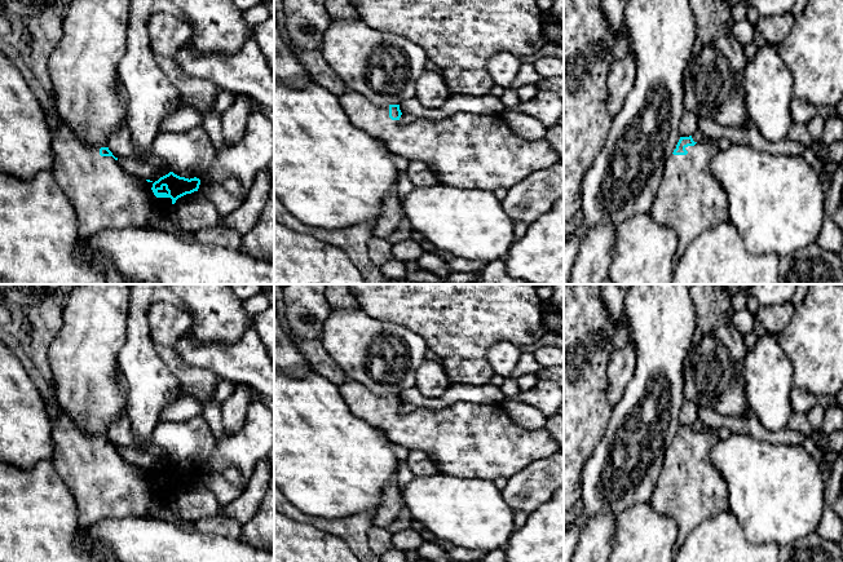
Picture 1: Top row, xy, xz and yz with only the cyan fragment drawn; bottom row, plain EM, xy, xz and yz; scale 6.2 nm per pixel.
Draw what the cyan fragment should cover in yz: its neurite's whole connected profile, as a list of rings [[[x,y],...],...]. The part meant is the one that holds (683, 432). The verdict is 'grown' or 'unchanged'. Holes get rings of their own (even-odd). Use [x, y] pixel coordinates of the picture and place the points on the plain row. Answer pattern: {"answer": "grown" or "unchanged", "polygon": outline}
{"answer": "grown", "polygon": [[[692,425],[680,426],[676,438],[667,448],[663,468],[649,504],[658,514],[667,515],[676,522],[679,546],[702,522],[720,512],[731,510],[725,481],[710,459],[711,448],[719,441],[715,428],[707,426],[694,432]]]}

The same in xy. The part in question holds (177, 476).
{"answer": "grown", "polygon": [[[59,412],[53,425],[54,453],[52,464],[75,497],[79,526],[89,528],[106,518],[150,517],[154,499],[165,501],[178,487],[198,481],[200,469],[169,461],[153,472],[125,461],[109,437],[91,438],[66,413]]]}

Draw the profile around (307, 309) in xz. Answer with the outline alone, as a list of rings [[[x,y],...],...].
[[[287,284],[284,327],[293,338],[321,340],[323,324],[332,309],[326,300],[326,284]]]

